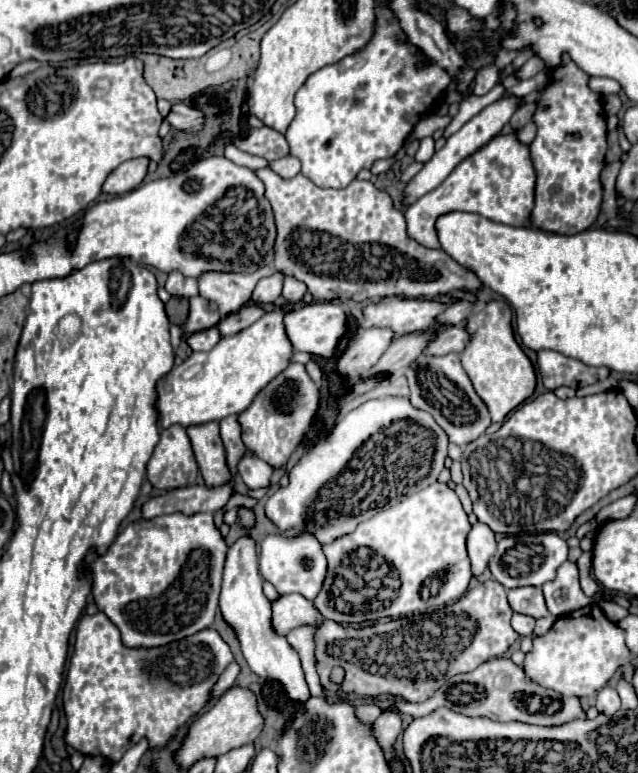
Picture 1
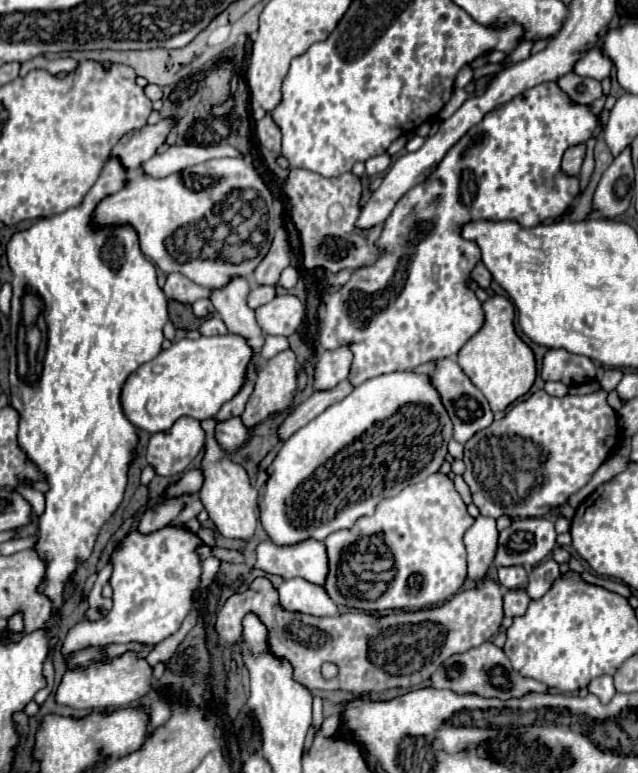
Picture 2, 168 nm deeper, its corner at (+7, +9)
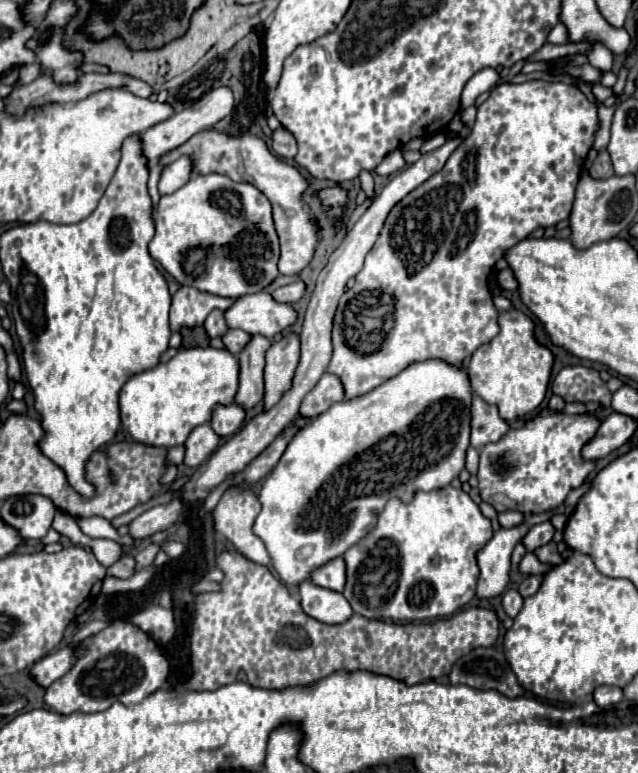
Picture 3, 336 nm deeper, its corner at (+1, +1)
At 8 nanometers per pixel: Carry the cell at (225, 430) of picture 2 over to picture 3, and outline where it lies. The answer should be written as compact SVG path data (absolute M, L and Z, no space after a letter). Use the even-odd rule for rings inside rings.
M232 402L228 406L218 404L210 416L210 426L220 436L232 436L236 430L240 430L244 418L246 418L246 412L236 402Z

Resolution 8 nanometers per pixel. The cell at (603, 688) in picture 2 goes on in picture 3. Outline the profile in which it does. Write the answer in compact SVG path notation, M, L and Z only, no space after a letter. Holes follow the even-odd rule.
M598 686L594 690L594 702L598 706L610 706L616 704L618 700L622 700L622 690L616 686Z

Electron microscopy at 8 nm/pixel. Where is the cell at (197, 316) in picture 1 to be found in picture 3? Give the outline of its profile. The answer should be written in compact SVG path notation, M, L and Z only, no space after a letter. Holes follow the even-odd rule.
M212 310L204 322L204 328L208 332L210 338L222 338L228 330L226 322L224 322L224 316L222 316L222 310Z

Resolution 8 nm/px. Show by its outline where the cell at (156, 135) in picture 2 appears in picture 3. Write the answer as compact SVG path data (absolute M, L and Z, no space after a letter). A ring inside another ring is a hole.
M220 86L220 88L214 88L210 90L208 94L204 94L200 100L196 100L192 106L188 106L186 110L170 116L168 120L148 128L146 132L142 132L142 144L144 144L144 156L148 160L152 158L160 158L162 154L178 148L180 144L184 144L190 136L194 136L198 130L206 130L206 128L212 128L216 122L220 122L224 116L228 116L234 108L234 94L228 86Z

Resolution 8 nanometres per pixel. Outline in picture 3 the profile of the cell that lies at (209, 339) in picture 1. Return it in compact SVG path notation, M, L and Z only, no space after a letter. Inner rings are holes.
M228 330L224 336L222 336L222 342L228 346L228 350L238 356L242 352L242 348L246 348L246 344L252 340L252 336L248 332L242 332L242 330Z

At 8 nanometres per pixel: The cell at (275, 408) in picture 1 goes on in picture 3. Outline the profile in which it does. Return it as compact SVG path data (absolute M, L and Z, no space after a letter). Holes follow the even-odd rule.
M288 332L282 340L272 342L266 352L266 368L264 368L264 408L270 408L278 402L278 398L290 388L294 370L300 360L300 340L296 332Z

